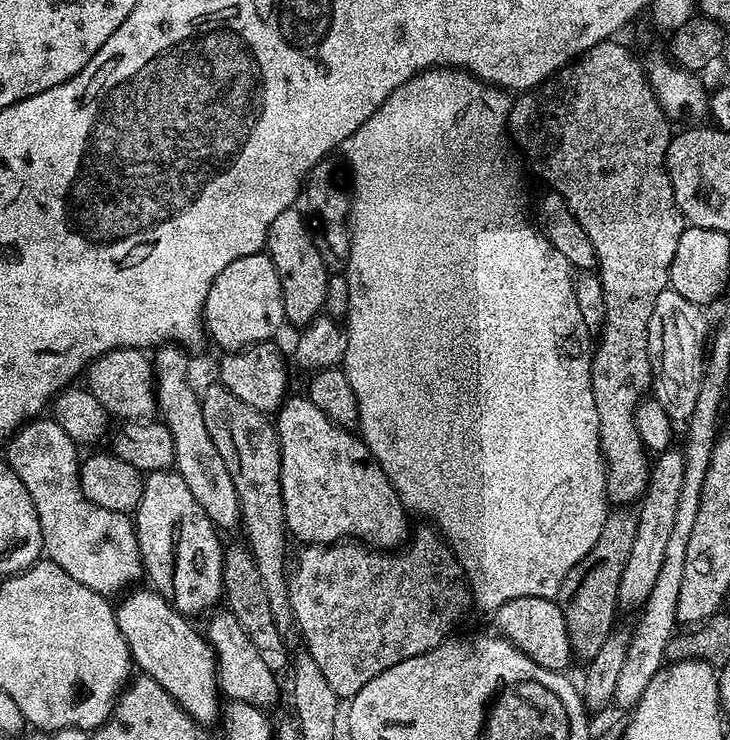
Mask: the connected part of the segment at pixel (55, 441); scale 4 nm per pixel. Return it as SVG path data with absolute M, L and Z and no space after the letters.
M29 420L8 441L6 451L8 465L22 478L22 486L30 493L30 502L34 502L47 559L62 566L62 570L82 582L82 586L90 586L90 590L109 598L115 597L115 592L131 589L137 583L135 580L145 575L135 523L127 515L103 509L83 496L80 489L82 460L76 457L78 445L56 420Z

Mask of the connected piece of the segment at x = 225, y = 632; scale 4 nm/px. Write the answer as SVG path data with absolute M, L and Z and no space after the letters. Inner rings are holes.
M216 610L208 618L206 639L216 655L216 682L221 693L228 700L250 702L255 708L272 710L280 698L280 684L264 657L265 653L254 642L250 642L250 638L246 638L246 630L238 626L238 618L234 618L232 612Z

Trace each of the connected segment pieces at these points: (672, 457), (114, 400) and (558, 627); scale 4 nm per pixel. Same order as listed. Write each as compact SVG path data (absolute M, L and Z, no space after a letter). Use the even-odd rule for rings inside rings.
M670 446L651 461L648 486L636 512L634 546L630 546L630 558L626 558L626 566L622 566L622 578L618 582L618 605L621 609L639 609L650 590L654 590L654 582L658 582L658 570L662 570L662 558L666 558L666 546L670 543L677 517L685 473L686 462L679 447Z
M115 348L93 360L86 369L86 387L94 398L108 411L109 417L121 421L151 421L157 415L156 386L154 383L154 364L138 348Z
M514 598L502 607L495 609L495 631L510 641L518 650L522 650L538 666L546 666L546 670L564 672L574 657L570 646L570 634L566 630L566 620L559 603L555 599L546 598Z

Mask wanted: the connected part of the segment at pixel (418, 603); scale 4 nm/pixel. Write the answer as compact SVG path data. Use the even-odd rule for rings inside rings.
M424 526L411 533L410 539L399 550L373 550L360 542L337 542L327 546L304 546L299 550L300 557L296 560L296 565L291 565L286 576L286 583L289 588L290 609L293 611L293 618L296 619L296 627L302 637L303 647L318 662L318 670L330 682L330 690L341 698L351 698L370 682L370 678L378 678L382 670L390 670L390 666L398 666L398 662L406 662L406 658L414 658L423 652L429 652L439 646L443 640L449 639L457 631L456 623L467 614L468 608L473 607L472 589L468 586L468 578L464 575L464 567L458 562L458 558L453 556L447 540L440 535L439 531L432 526Z

